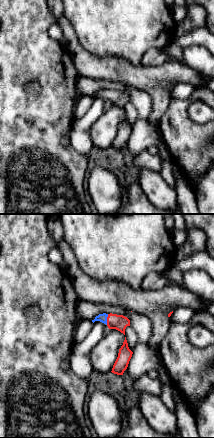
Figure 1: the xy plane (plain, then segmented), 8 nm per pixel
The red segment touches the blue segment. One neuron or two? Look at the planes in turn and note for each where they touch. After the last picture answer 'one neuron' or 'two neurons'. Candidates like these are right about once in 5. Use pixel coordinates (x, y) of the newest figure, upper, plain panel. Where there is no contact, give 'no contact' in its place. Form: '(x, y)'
(107, 95)

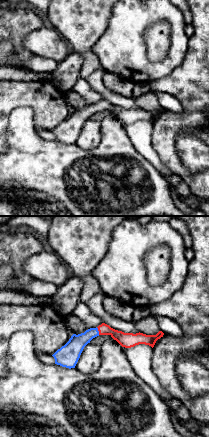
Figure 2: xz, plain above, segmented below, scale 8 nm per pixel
(98, 106)

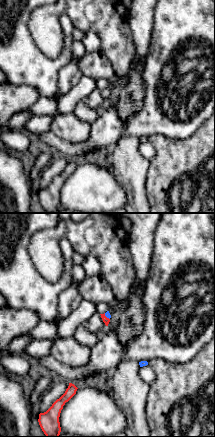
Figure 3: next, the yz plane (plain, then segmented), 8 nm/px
(105, 92)

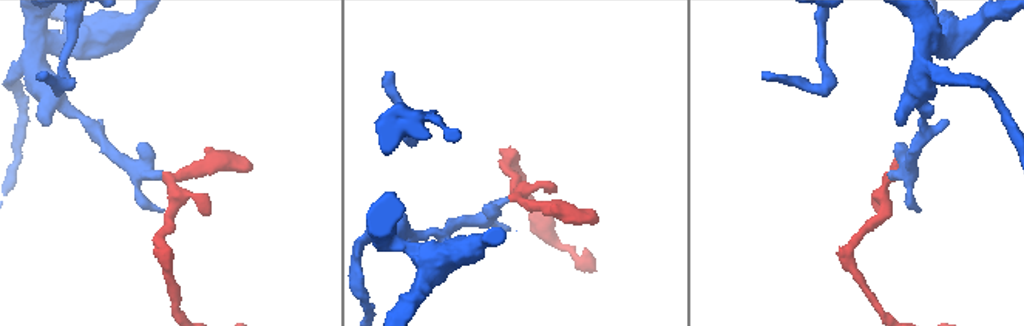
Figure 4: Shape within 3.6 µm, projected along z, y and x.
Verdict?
one neuron

